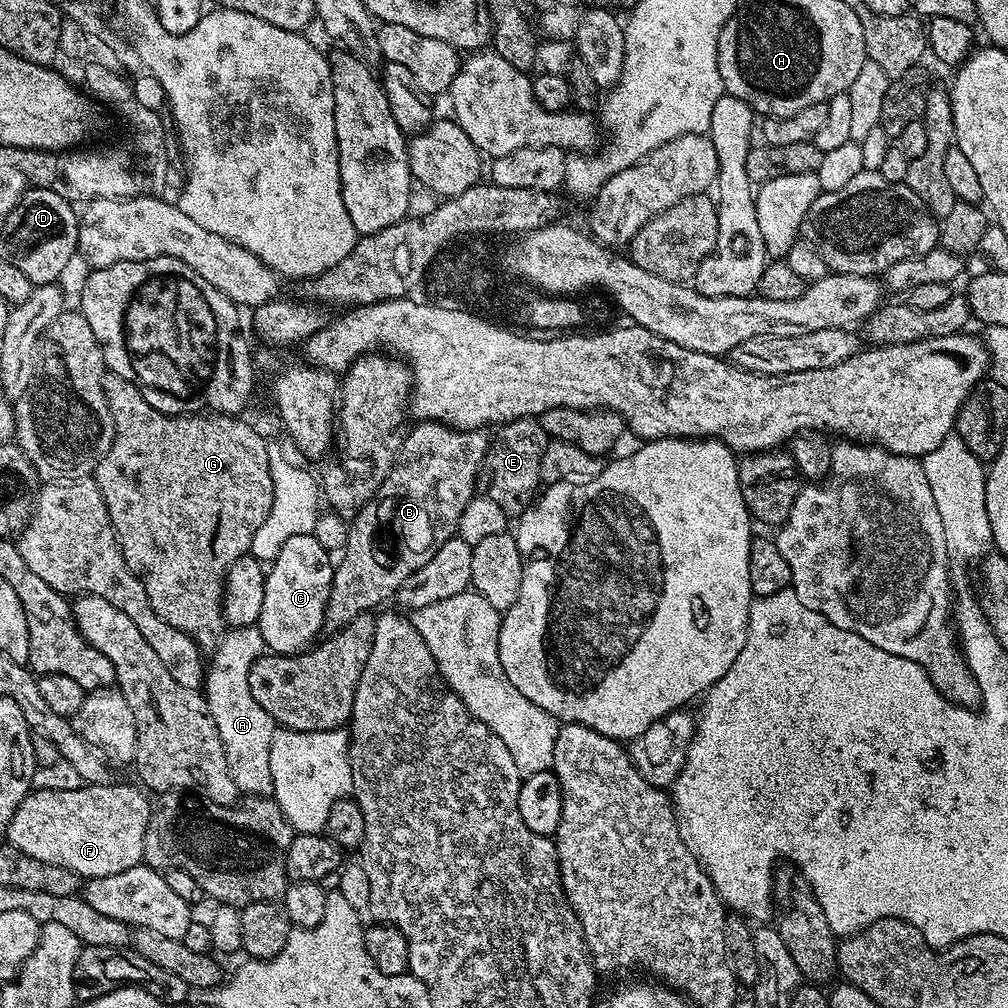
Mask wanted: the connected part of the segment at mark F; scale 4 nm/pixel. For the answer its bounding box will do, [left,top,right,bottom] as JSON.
[7,784,153,880]

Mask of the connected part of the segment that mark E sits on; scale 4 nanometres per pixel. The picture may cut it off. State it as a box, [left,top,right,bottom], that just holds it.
[479,418,549,518]

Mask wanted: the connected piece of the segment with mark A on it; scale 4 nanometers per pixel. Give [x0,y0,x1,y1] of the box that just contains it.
[204,625,277,798]

